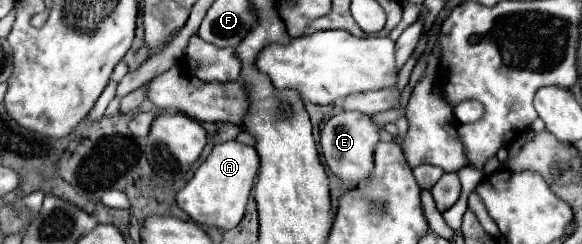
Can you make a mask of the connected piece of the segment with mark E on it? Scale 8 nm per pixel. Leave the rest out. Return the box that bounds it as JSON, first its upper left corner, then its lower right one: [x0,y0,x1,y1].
[321,110,381,188]

